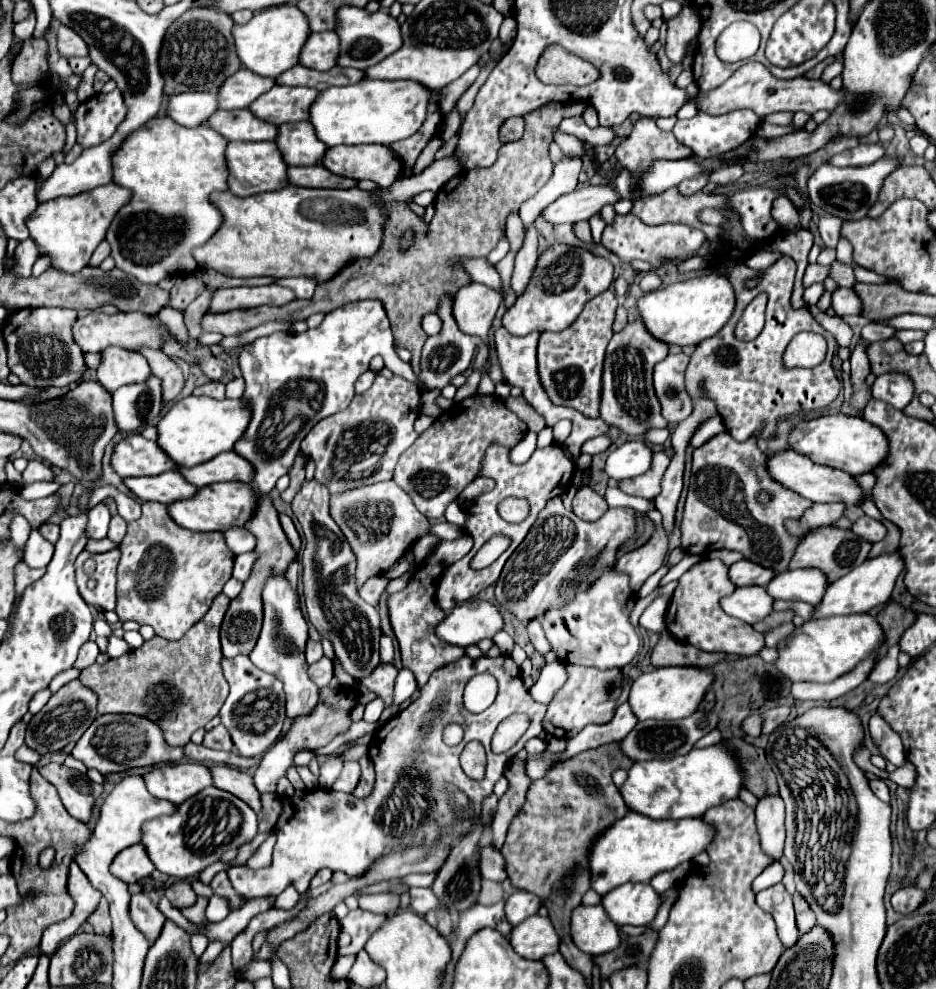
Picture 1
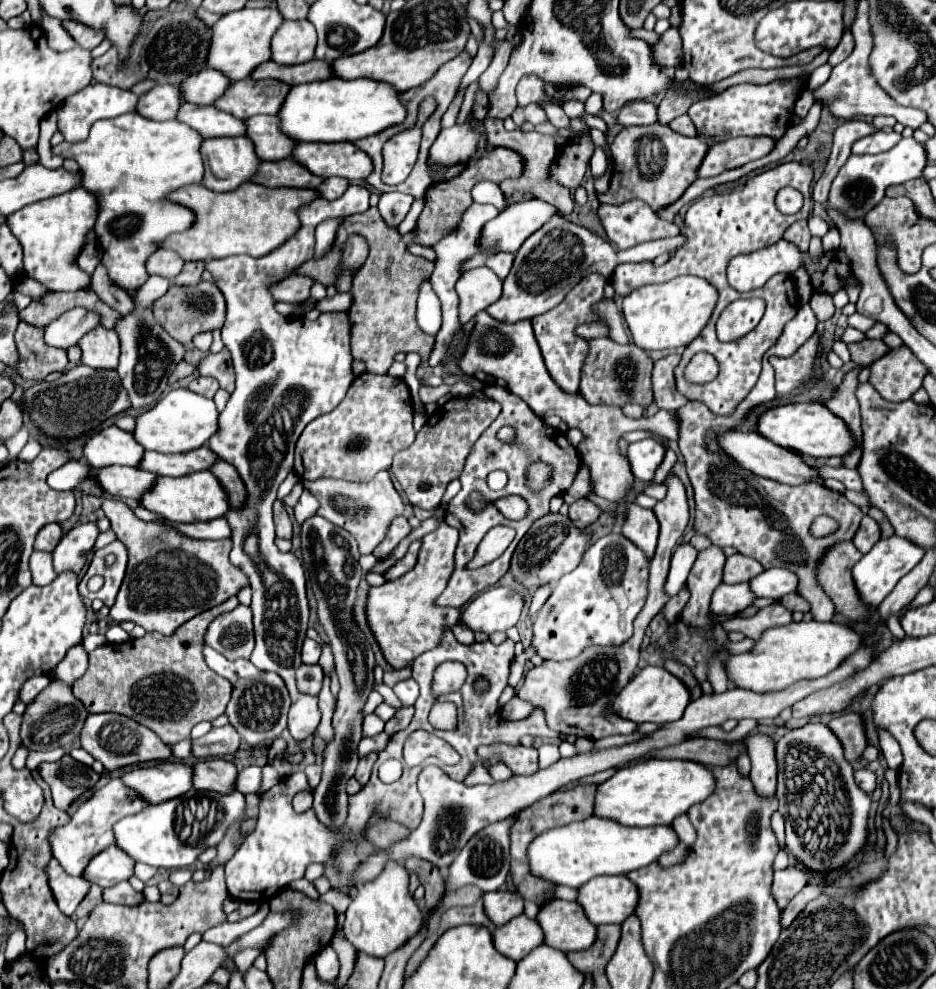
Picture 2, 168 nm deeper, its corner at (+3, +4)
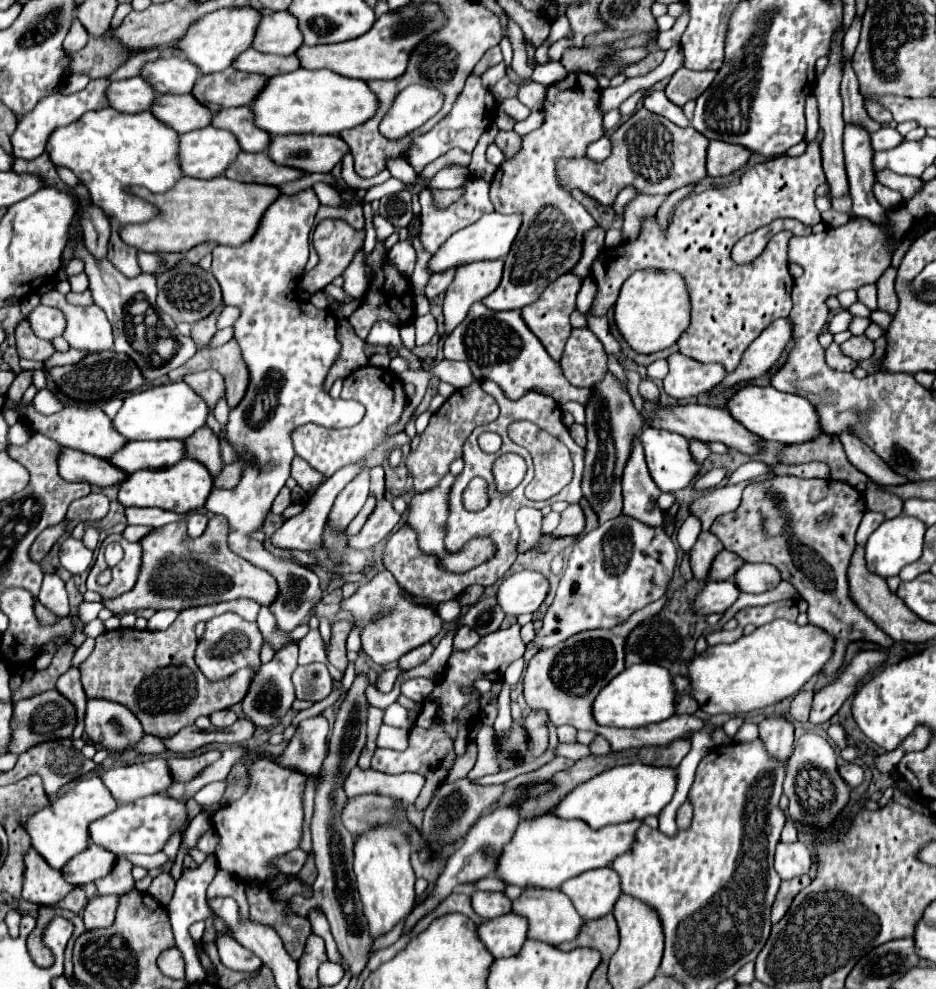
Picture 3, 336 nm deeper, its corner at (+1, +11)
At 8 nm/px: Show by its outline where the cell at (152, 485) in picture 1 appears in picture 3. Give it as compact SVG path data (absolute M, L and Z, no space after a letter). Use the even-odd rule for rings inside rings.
M63 448L59 456L59 476L67 482L89 482L99 488L119 486L127 472L119 472L115 464L99 456L87 456L85 452Z

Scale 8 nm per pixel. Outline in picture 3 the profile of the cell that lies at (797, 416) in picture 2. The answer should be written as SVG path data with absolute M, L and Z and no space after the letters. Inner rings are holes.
M747 386L739 390L729 402L729 412L747 430L755 432L765 440L775 440L781 444L805 444L807 440L815 440L815 436L823 434L823 428L819 426L819 414L807 398L779 392L773 386Z

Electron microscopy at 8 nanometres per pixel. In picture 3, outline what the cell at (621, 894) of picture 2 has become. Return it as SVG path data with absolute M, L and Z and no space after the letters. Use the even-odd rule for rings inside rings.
M597 868L567 880L561 890L573 900L583 920L597 920L613 912L621 896L621 880L613 868Z

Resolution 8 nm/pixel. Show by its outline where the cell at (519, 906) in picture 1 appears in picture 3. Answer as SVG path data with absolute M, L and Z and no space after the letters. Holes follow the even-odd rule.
M477 890L471 896L471 904L481 918L491 920L497 916L509 914L513 900L505 892L481 892L481 890Z

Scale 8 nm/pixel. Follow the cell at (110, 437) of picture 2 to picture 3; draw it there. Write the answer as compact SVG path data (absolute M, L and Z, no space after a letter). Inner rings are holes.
M29 406L25 422L31 428L31 432L39 432L43 436L57 440L59 444L63 444L67 448L75 448L75 450L81 450L81 452L87 452L93 456L101 456L101 458L111 458L117 452L117 448L123 448L123 444L127 444L127 440L123 440L123 436L119 436L119 432L115 432L111 418L97 406L67 406L61 412L51 414L51 416L37 414L33 410L33 406Z

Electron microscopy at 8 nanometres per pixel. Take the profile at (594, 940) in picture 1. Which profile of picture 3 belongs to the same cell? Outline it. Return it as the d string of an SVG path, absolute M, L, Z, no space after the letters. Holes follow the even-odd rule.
M557 888L555 890L525 890L519 900L513 900L513 912L529 920L527 938L541 940L551 946L559 946L563 942L575 940L575 936L579 936L579 928L583 926L583 918L575 912L575 906L571 904L569 896L563 896L563 892L559 892Z

